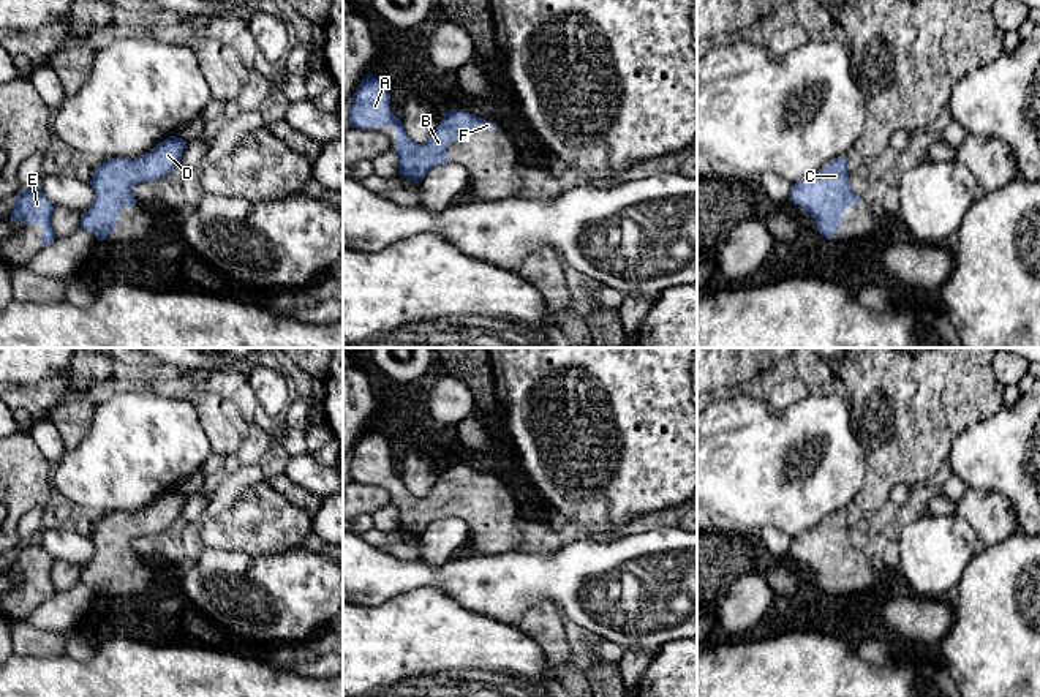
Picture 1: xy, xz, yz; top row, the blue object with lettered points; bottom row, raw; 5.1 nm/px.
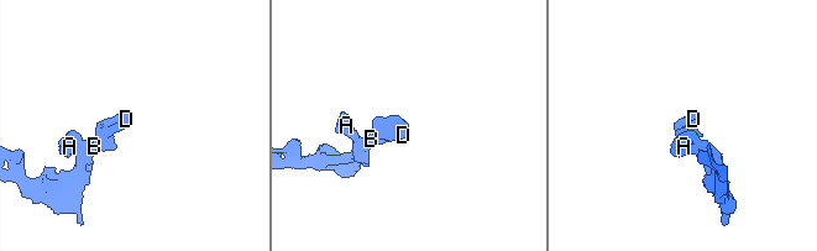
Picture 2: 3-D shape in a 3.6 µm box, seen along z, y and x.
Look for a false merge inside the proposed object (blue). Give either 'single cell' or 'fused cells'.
single cell

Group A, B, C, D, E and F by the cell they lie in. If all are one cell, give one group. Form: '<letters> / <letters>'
A B C D E F

